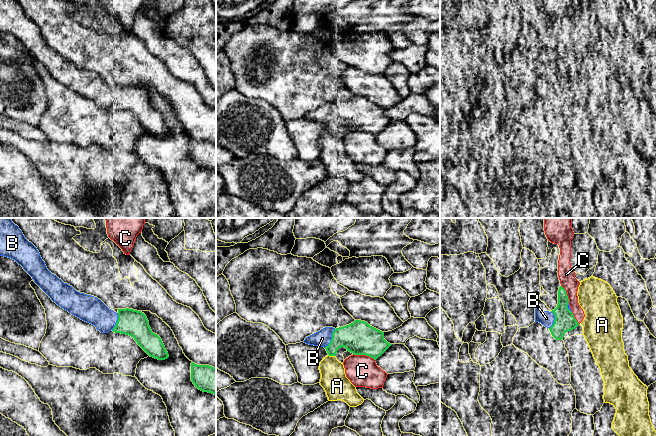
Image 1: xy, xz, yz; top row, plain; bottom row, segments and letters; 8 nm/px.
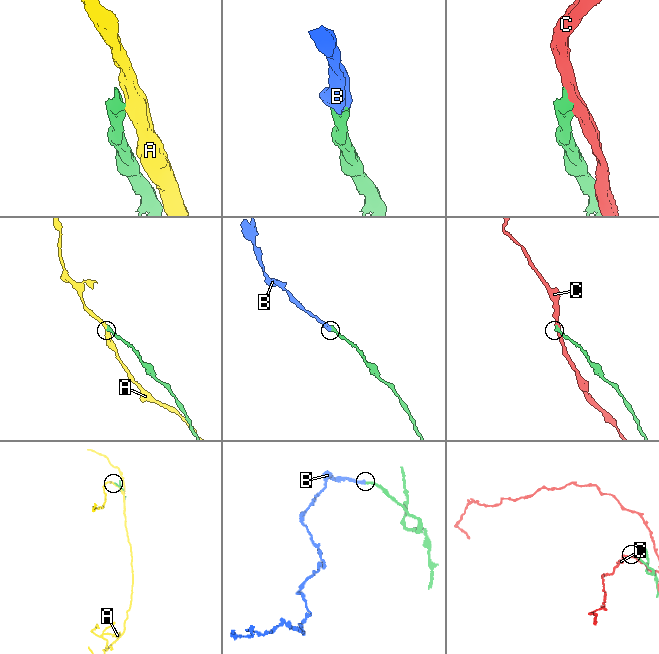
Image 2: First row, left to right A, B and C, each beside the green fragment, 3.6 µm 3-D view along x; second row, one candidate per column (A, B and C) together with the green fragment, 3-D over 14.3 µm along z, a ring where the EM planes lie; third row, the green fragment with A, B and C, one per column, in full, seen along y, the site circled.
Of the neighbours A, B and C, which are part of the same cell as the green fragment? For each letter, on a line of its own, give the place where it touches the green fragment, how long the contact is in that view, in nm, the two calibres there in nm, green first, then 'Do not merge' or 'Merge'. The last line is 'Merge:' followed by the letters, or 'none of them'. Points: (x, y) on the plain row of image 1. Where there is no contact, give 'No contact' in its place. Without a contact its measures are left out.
A: Touches green at xz (331, 131). Shared border 60 nm. Thickness 240 nm (green) against 200 nm. Do not merge
B: Touches green at xz (332, 114). Shared border 180 nm. Thickness 260 nm (green) against 140 nm. Merge
C: Touches green at xz (364, 130). Shared border 190 nm. Thickness 260 nm (green) against 260 nm. Do not merge
Merge: B

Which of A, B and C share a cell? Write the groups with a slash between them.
A / B / C

